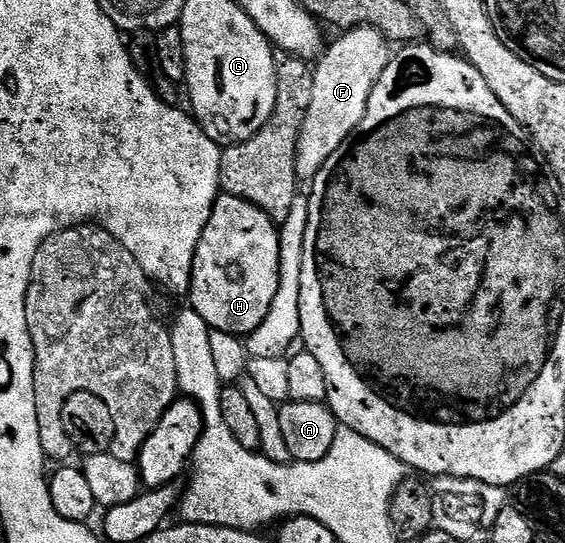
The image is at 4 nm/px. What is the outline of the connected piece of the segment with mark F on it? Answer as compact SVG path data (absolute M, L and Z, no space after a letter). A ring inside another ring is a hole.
M355 26L353 30L343 31L339 37L340 39L333 46L331 43L321 53L312 72L314 93L310 99L310 112L306 112L306 120L302 124L302 136L298 136L298 152L296 153L296 177L300 180L316 178L318 172L326 164L326 160L330 160L330 156L334 156L334 152L338 152L338 148L342 148L342 144L352 135L354 128L358 128L366 112L370 92L382 76L384 69L388 67L390 43L373 26Z

